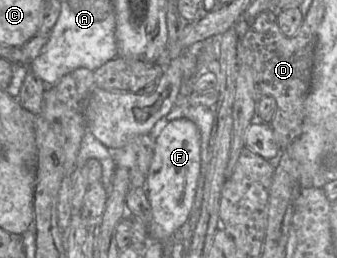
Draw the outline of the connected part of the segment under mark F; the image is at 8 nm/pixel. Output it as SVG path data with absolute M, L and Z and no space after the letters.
M185 118L168 121L155 138L154 155L144 186L152 211L152 219L147 229L150 240L169 239L171 234L188 220L200 173L201 136L197 125Z

